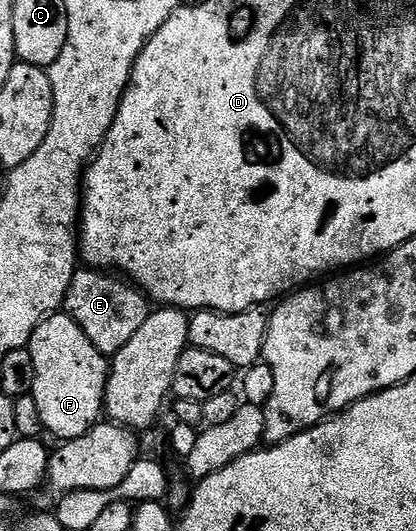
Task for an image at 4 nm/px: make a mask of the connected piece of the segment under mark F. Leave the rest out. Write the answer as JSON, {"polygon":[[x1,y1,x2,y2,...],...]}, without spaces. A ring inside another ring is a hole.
{"polygon":[[51,313,42,320,41,325,32,333,29,344,32,353,32,369,34,370,34,390,36,409,40,409,40,421,47,432,58,438,58,441,84,437,88,429,92,429,104,415,106,402,106,376,108,374,107,356,101,355,84,337,84,329,72,321,72,317,65,313]]}

